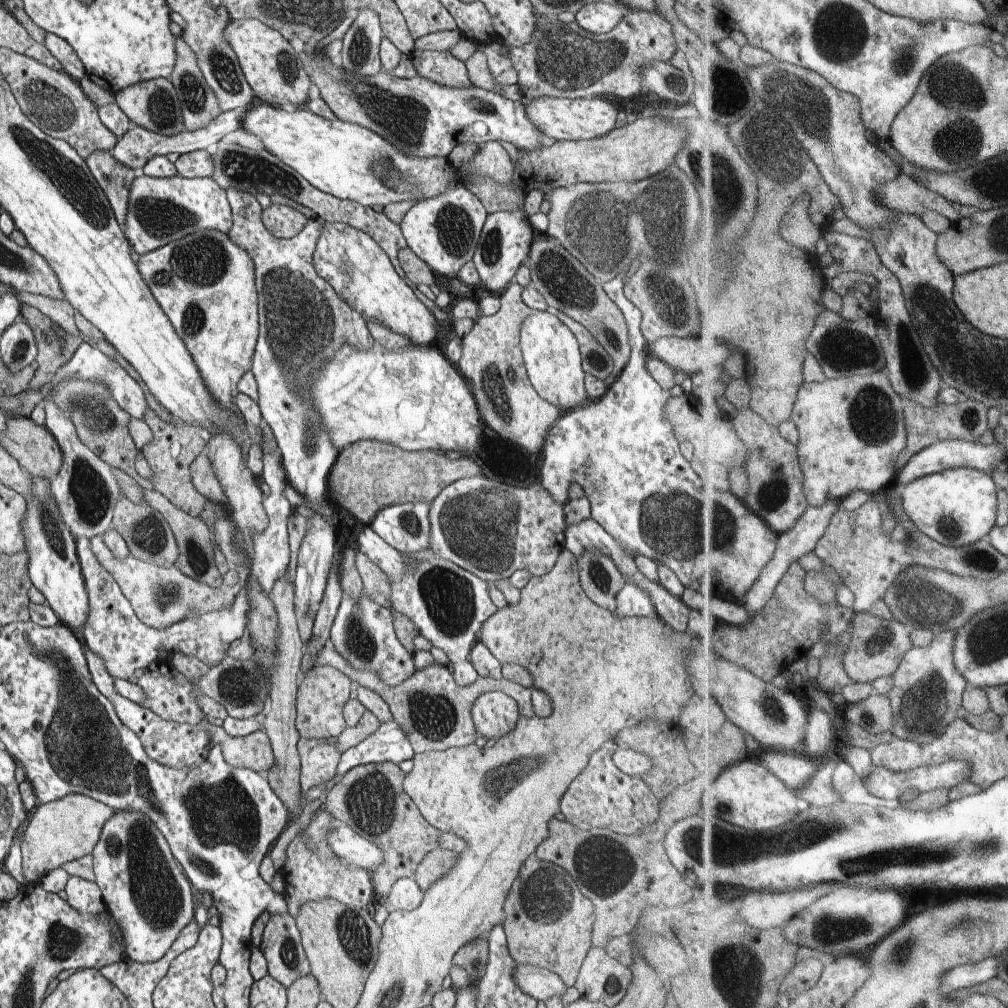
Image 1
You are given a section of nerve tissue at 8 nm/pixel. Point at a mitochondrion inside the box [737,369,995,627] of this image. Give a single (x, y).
(870, 413)

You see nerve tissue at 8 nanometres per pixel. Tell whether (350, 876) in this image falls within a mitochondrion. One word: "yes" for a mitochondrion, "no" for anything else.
no

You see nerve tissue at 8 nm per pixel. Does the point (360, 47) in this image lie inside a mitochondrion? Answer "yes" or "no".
yes

